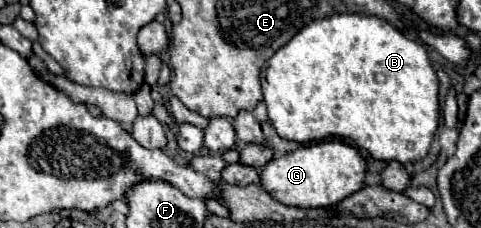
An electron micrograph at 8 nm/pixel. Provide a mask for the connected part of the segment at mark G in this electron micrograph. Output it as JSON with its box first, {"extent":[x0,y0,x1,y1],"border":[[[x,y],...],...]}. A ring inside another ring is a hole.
{"extent":[262,139,366,209],"border":[[[340,139],[302,145],[296,151],[272,159],[262,171],[262,187],[280,203],[300,209],[326,209],[364,187],[366,159],[362,153]]]}

